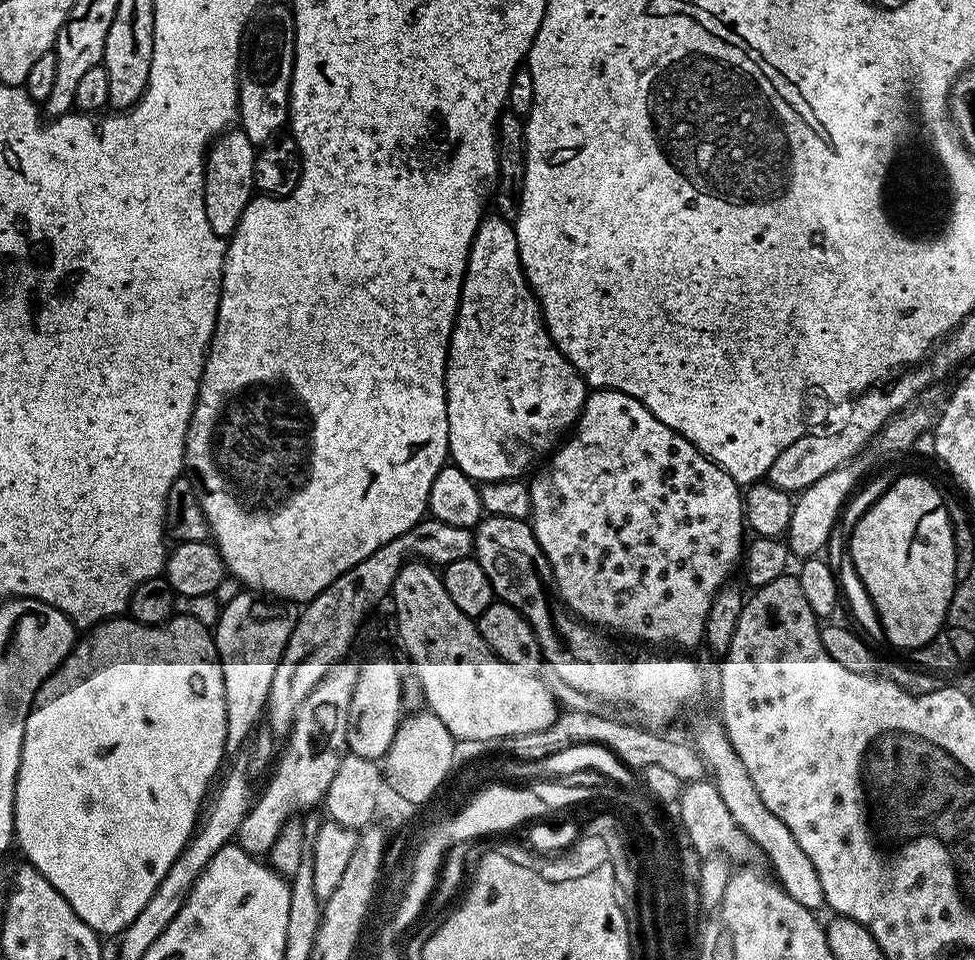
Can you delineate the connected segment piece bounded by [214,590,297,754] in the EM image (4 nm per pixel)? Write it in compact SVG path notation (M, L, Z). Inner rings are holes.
M240 590L236 597L221 607L220 619L214 625L216 652L220 655L222 682L226 700L225 753L235 754L257 731L256 723L262 720L270 694L270 684L279 659L286 650L287 640L297 617L284 602ZM252 595L252 596L251 596Z

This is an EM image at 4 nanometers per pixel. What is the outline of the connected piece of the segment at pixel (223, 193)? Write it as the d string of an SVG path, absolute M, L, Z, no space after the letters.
M229 130L217 137L207 149L204 162L204 209L208 219L207 231L216 236L231 237L242 218L248 201L254 195L256 154L258 148L239 130Z

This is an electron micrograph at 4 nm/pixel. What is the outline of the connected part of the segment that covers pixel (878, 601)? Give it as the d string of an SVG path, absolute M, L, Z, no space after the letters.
M897 475L893 479L892 485L886 490L886 494L882 494L882 498L878 498L878 502L874 502L870 506L870 510L866 510L866 514L862 514L859 522L850 529L850 536L852 536L852 541L849 544L847 541L846 548L862 578L862 582L866 586L866 590L870 594L873 606L876 607L880 624L884 627L884 640L887 643L892 643L896 648L909 648L909 650L921 648L923 644L930 642L934 638L934 634L938 634L938 630L944 625L944 619L950 606L950 598L958 583L956 579L956 543L952 537L952 523L948 517L946 496L943 496L924 476L899 477Z

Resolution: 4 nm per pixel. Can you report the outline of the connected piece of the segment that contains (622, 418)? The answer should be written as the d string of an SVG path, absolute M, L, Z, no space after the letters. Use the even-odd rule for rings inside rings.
M616 388L589 391L570 435L535 469L535 472L536 477L528 484L528 494L532 503L532 534L548 559L555 591L558 596L560 591L560 596L564 599L563 607L585 624L591 624L609 633L621 632L624 636L645 640L648 644L672 644L676 640L677 646L680 647L677 649L680 650L688 650L684 648L692 648L696 643L699 645L704 638L706 614L721 588L729 583L731 576L728 575L731 574L732 567L741 563L746 547L746 521L741 485L736 484L734 478L726 474L726 470L722 470L714 461L703 456L695 444L682 438L682 434L658 422L658 418L654 418L654 414L650 414L650 410L646 410L646 406L638 402L638 398L622 394Z

